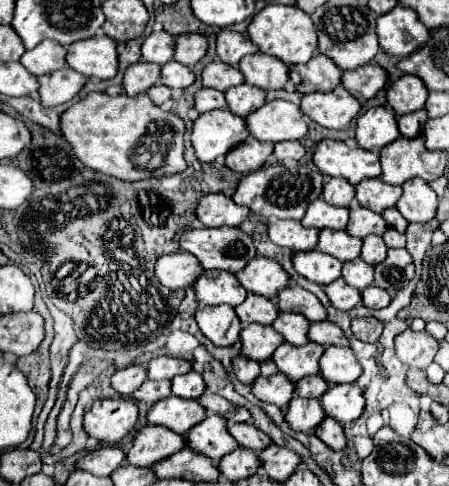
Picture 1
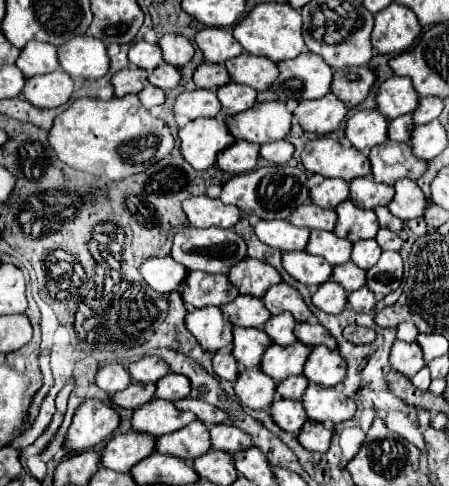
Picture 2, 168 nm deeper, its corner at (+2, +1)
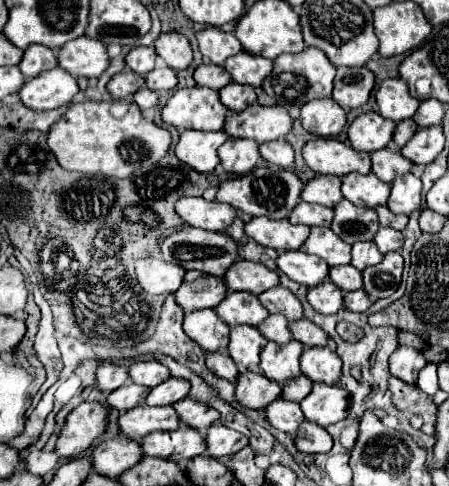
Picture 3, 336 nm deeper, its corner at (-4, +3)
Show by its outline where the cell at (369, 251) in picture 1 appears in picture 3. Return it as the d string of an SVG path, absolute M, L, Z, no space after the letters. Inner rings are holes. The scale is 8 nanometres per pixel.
M359 242L359 244L353 244L351 256L353 256L351 258L351 264L357 270L365 270L367 266L379 264L379 260L383 260L383 254L379 252L379 248L375 248L375 242Z

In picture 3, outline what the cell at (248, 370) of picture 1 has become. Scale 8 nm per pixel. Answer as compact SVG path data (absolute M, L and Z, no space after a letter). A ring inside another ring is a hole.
M211 352L211 354L207 354L205 364L207 364L207 368L209 368L215 376L225 378L225 380L229 380L229 382L235 382L235 380L237 380L237 374L239 374L239 372L237 372L237 366L235 366L235 362L229 358L227 352Z

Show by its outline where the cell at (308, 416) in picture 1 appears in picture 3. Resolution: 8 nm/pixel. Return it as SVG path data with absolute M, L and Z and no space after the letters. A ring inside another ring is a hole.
M283 398L273 400L263 412L265 412L265 420L273 428L277 428L277 430L281 430L281 432L285 432L289 436L293 436L295 428L299 428L299 424L305 420L299 404L291 404L291 402L283 400Z

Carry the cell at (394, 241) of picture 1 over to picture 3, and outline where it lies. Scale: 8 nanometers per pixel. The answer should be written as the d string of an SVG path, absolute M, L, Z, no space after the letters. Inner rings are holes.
M379 228L373 242L377 244L381 254L387 254L387 252L393 252L393 250L401 250L403 234L399 230L393 230L393 228Z

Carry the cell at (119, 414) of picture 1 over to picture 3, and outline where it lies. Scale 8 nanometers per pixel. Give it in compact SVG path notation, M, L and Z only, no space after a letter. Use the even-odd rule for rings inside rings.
M81 402L67 418L57 438L55 454L59 458L75 458L85 452L107 426L107 408L97 402Z

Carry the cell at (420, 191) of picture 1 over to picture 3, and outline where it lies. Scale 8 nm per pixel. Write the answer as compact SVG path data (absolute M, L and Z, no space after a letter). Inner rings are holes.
M413 174L399 176L391 186L387 208L395 214L411 214L421 204L421 180Z

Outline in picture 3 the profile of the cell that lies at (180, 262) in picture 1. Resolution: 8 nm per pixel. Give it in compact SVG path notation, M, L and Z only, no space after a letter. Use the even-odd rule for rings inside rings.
M143 258L135 262L135 274L145 292L169 294L175 292L183 282L185 270L159 258Z

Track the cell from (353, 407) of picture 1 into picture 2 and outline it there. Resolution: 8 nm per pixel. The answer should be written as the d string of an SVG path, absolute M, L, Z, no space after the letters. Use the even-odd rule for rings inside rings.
M309 384L301 398L307 418L325 424L339 424L353 418L357 404L349 398L339 386L325 388L317 384Z

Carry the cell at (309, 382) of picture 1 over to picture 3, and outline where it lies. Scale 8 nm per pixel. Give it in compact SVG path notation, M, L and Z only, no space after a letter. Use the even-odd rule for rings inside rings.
M297 376L297 378L291 378L283 384L283 392L281 392L281 398L283 400L289 400L289 402L301 402L309 392L311 392L311 386L313 382L307 380L307 376Z

